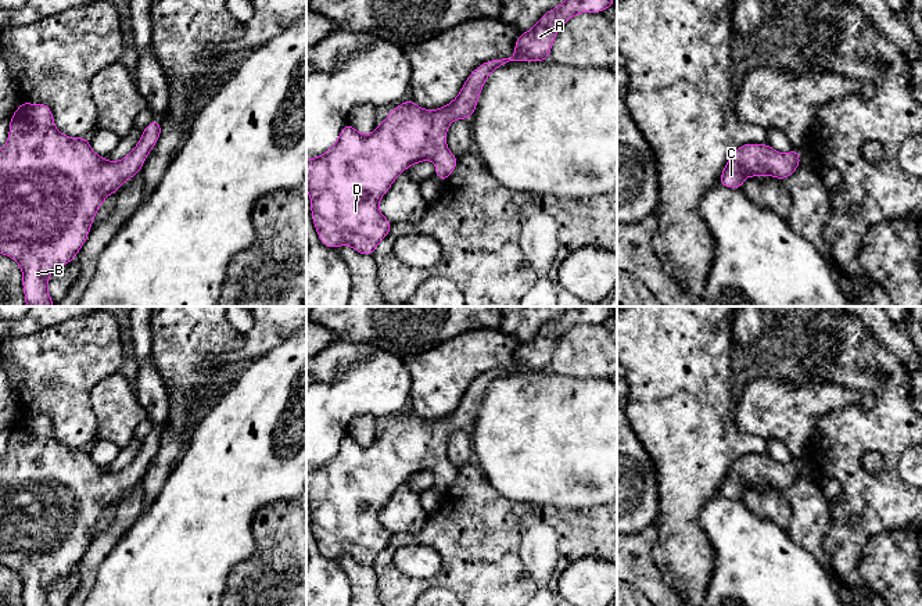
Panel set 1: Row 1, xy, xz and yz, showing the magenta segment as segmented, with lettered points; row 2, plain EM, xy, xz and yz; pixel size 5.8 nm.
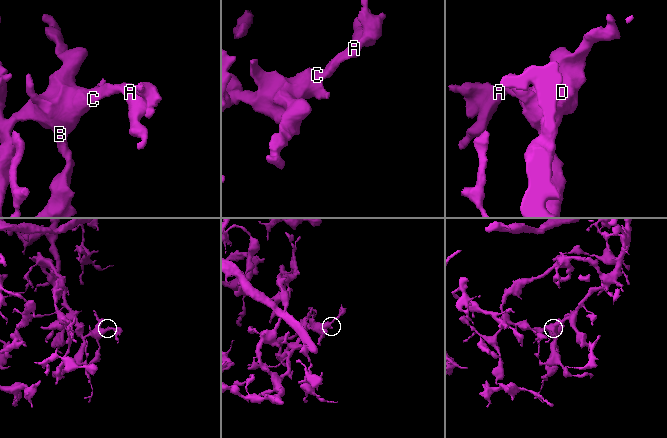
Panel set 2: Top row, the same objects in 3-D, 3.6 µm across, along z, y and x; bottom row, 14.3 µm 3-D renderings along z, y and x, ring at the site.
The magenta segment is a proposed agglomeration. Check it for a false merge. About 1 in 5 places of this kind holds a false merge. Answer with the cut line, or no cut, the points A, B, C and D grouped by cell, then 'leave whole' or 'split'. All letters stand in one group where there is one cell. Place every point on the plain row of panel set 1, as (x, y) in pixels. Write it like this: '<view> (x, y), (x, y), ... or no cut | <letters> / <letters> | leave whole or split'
no cut | A B C D | leave whole

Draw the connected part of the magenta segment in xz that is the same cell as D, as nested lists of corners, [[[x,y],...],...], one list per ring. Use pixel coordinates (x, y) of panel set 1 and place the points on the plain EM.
[[[568,306],[560,316],[545,323],[532,340],[520,344],[513,367],[485,372],[477,377],[462,397],[458,408],[434,422],[424,420],[408,409],[397,416],[370,445],[360,445],[345,434],[338,451],[323,466],[306,470],[306,499],[311,509],[312,533],[319,551],[329,559],[351,556],[356,563],[373,566],[376,557],[391,541],[391,533],[380,523],[380,509],[394,491],[409,477],[433,470],[435,487],[446,491],[458,476],[458,469],[446,456],[448,437],[456,430],[470,430],[487,388],[510,373],[548,372],[557,341],[580,323],[603,323],[616,313],[614,306]]]

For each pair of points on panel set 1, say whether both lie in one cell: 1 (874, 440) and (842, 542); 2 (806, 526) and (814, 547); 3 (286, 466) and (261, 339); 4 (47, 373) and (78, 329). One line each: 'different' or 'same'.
1: same
2: same
3: different
4: same

